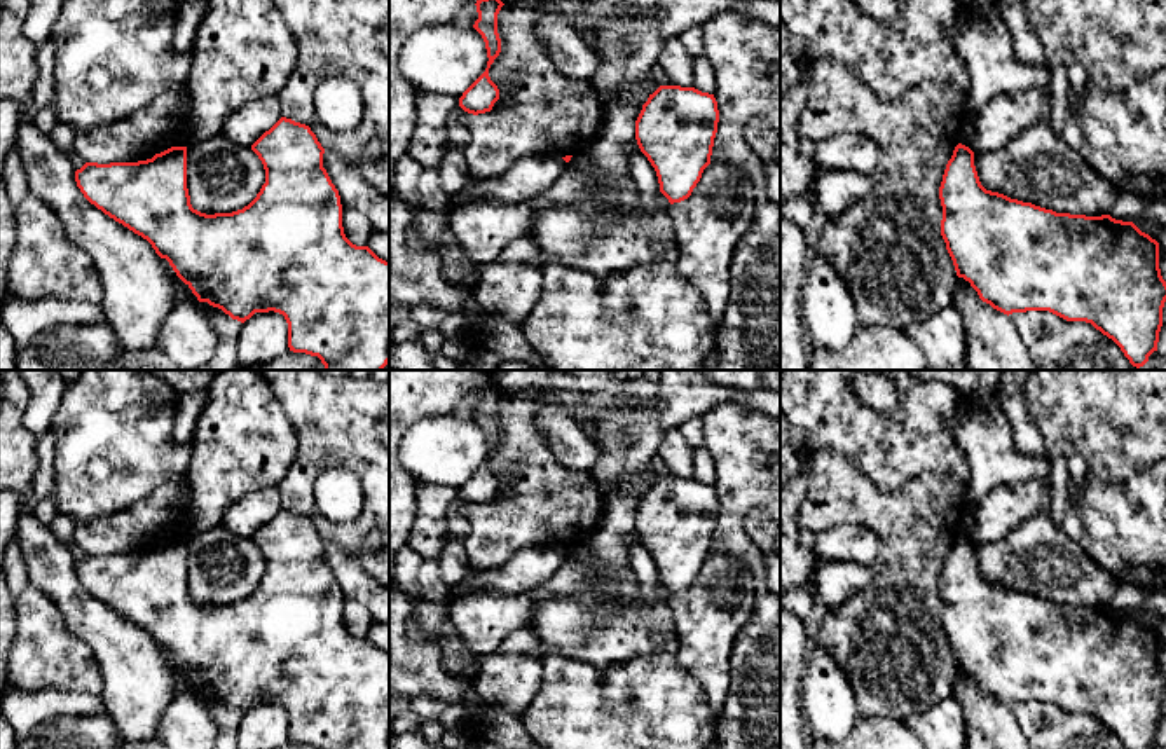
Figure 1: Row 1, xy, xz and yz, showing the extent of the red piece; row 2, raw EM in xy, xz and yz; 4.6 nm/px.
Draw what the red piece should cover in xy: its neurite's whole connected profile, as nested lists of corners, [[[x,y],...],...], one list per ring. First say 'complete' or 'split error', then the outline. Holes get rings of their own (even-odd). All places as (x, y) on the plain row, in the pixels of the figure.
complete; [[[281,508],[251,541],[264,555],[265,574],[248,597],[232,604],[206,606],[192,599],[187,538],[171,538],[138,553],[86,553],[75,562],[75,573],[91,595],[147,630],[199,693],[208,693],[241,714],[255,704],[283,705],[293,744],[318,749],[389,749],[389,653],[346,629],[340,587],[323,559],[325,539],[316,526],[309,517]]]

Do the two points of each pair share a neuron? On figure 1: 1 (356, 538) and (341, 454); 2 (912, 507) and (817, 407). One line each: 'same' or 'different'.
1: same
2: different

